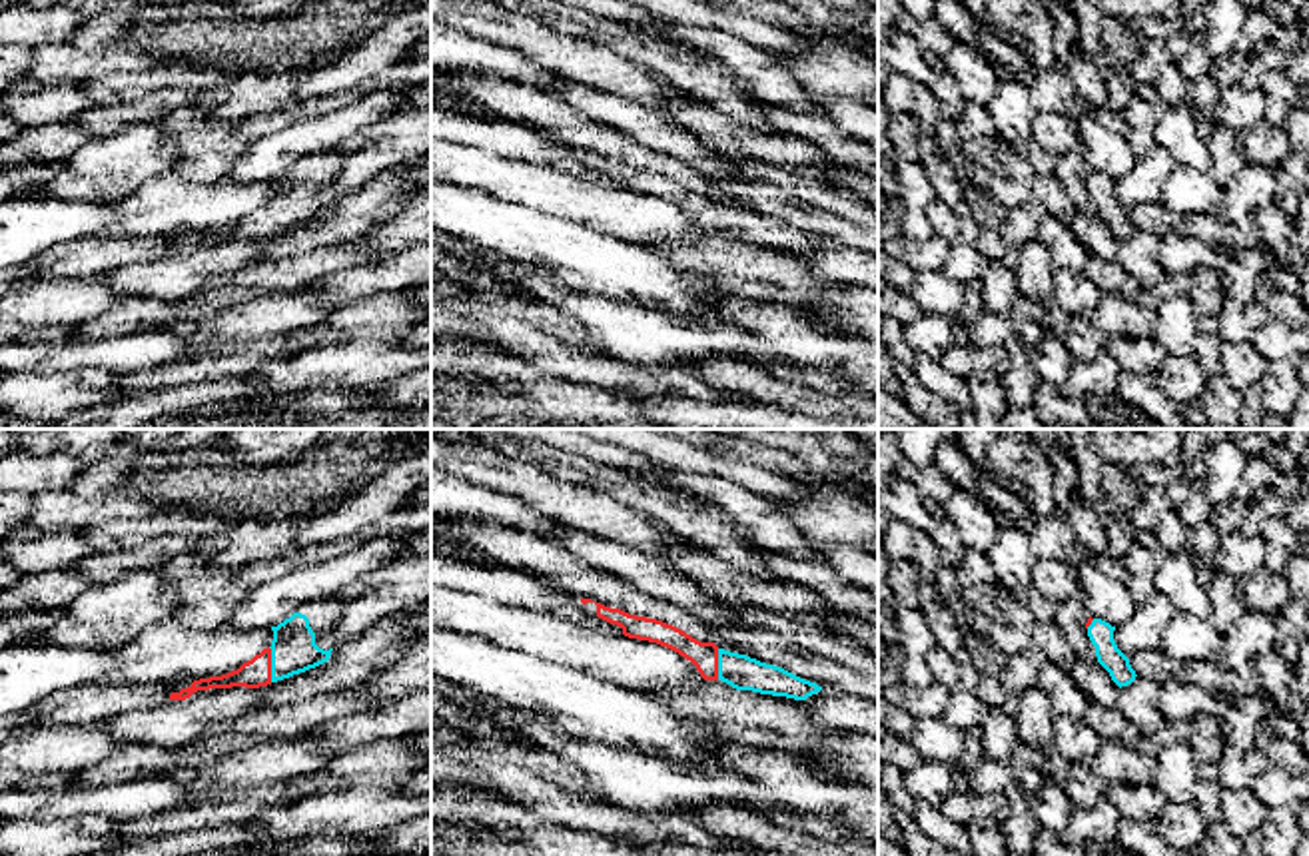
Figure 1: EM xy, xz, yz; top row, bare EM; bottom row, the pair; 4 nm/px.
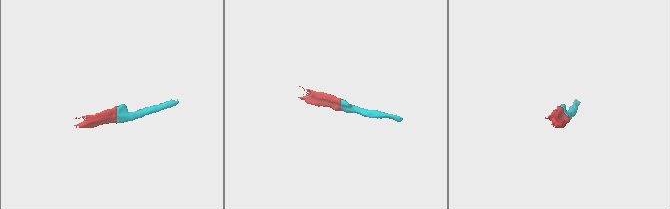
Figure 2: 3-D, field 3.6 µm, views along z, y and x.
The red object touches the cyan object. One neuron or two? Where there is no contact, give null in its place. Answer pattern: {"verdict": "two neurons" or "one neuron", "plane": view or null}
{"verdict": "one neuron", "plane": "xy"}

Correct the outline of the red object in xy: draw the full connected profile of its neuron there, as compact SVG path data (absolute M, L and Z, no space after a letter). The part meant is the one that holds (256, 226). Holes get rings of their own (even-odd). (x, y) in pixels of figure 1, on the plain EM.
M335 150L297 160L289 172L271 180L271 198L251 214L227 227L194 233L188 241L172 245L170 253L186 253L210 241L259 241L327 215L333 202L319 202L315 188L335 178L343 164L345 160Z

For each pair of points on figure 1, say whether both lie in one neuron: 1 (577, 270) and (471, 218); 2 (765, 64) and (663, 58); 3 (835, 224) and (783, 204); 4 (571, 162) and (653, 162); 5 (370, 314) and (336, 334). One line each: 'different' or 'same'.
1: same
2: different
3: same
4: different
5: same

